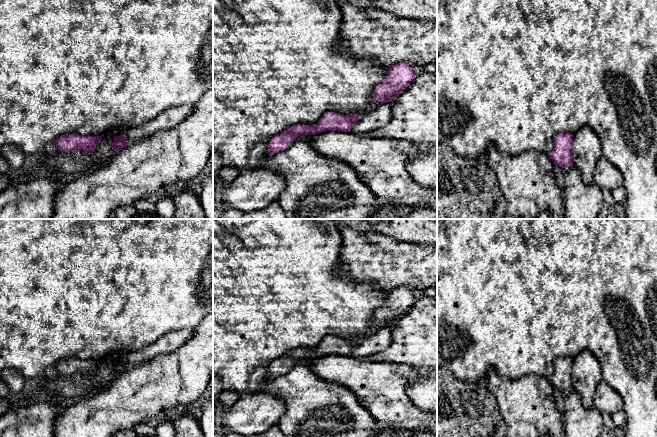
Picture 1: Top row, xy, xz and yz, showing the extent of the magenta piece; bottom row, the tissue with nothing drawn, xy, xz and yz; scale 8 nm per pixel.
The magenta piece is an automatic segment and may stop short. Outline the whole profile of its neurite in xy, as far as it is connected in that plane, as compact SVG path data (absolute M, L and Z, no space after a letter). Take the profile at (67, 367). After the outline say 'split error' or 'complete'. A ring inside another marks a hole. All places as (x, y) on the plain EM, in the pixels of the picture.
M69 358L60 360L54 368L62 376L74 376L80 373L84 376L96 376L96 371L100 368L104 360L81 360L78 358Z; complete

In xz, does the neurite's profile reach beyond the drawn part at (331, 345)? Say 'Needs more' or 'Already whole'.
Already whole

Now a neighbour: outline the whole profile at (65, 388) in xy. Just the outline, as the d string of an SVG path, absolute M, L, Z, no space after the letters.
M118 352L104 357L94 376L84 376L80 373L74 376L61 375L56 380L48 382L46 391L50 393L50 399L54 402L68 405L72 399L89 394L92 390L109 386L117 378L112 370L114 361L122 358L126 360L126 355Z

